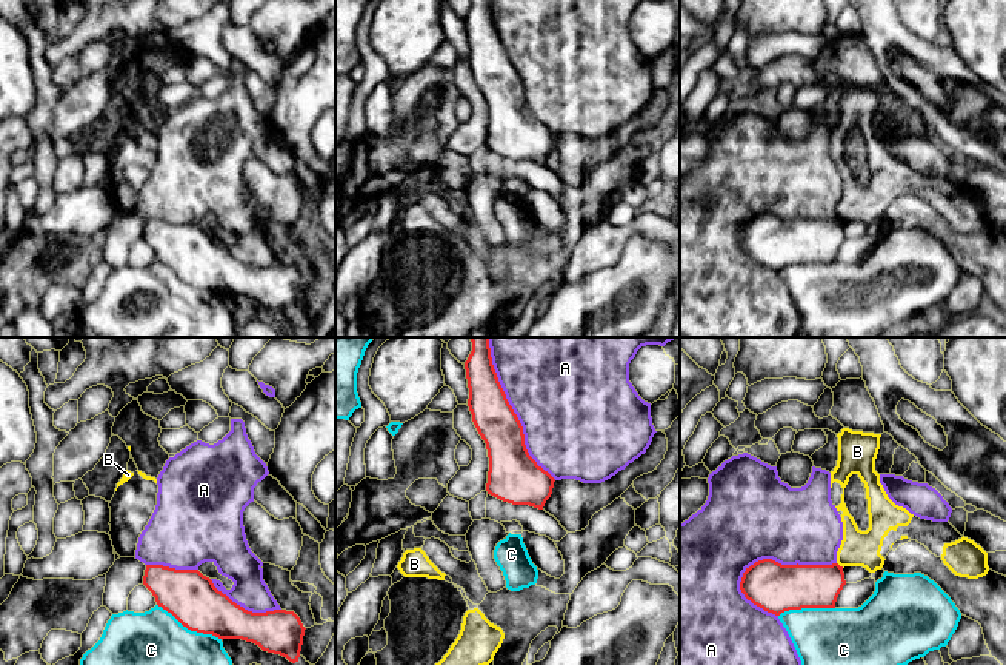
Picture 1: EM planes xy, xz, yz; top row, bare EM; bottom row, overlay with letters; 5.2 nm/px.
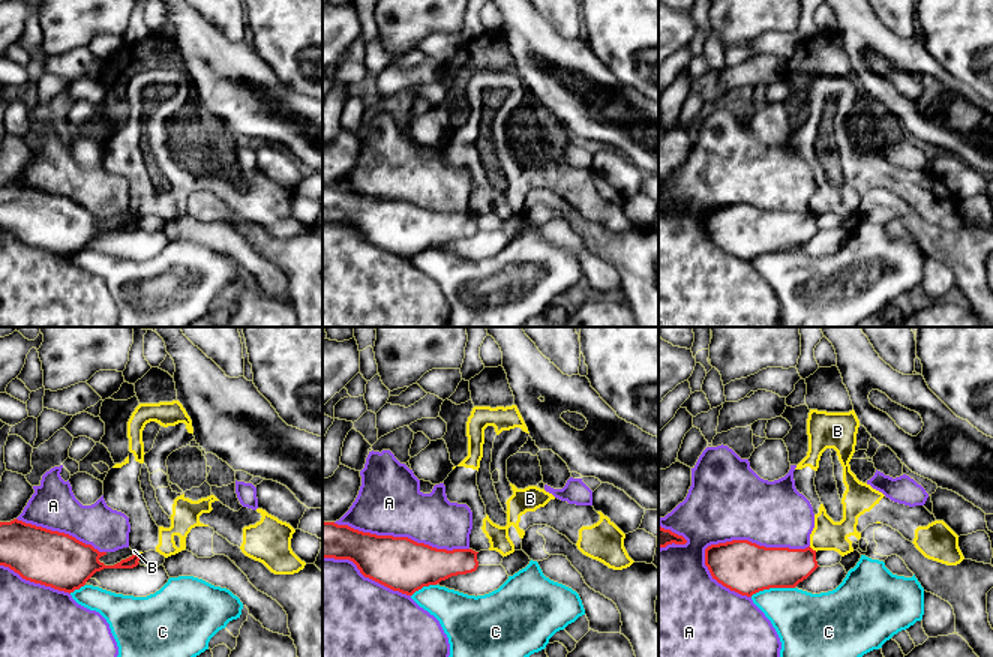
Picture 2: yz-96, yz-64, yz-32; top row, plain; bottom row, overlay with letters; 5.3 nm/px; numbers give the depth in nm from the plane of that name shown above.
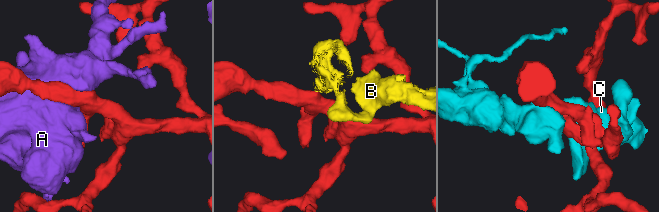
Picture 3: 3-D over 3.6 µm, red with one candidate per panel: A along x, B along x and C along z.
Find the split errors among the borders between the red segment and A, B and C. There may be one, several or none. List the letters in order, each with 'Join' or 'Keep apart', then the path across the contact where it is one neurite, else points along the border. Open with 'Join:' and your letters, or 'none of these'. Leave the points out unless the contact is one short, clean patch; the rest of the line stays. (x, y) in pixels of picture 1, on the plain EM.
Join: none of these
A: Keep apart
B: Keep apart. Boundary: yz (837, 217), (843, 222)
C: Keep apart

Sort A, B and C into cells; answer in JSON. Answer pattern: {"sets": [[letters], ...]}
{"sets": [["A"], ["B"], ["C"]]}

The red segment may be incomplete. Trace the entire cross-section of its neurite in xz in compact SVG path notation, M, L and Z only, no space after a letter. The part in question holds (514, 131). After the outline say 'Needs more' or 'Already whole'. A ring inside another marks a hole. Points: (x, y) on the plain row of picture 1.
M472 0L465 25L468 62L489 112L488 149L543 165L555 134L526 105L523 82L498 37L489 0Z. Already whole

